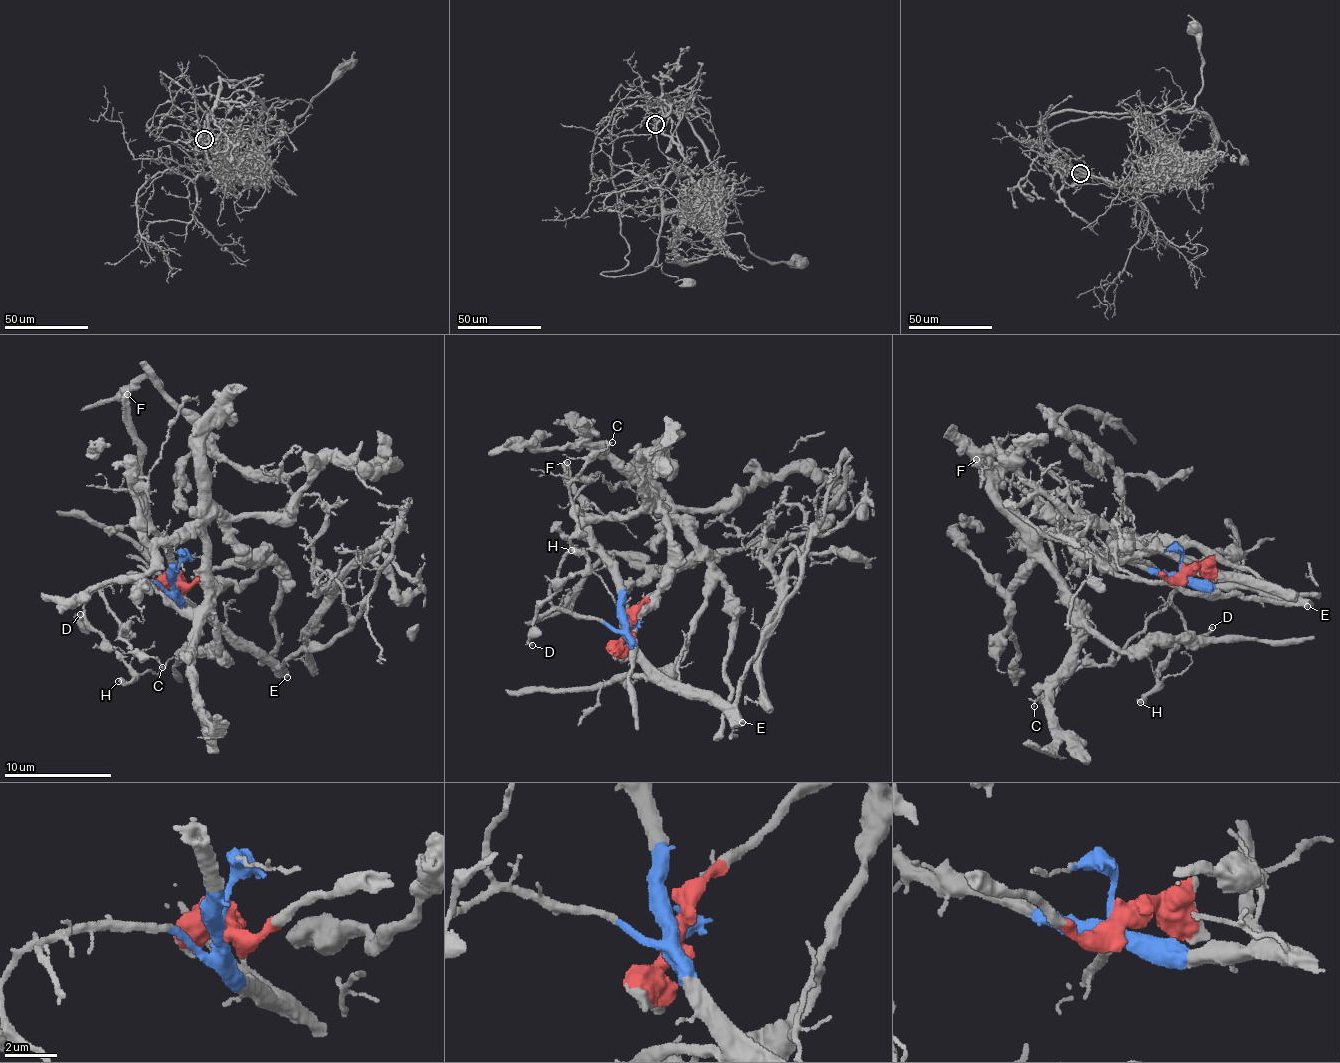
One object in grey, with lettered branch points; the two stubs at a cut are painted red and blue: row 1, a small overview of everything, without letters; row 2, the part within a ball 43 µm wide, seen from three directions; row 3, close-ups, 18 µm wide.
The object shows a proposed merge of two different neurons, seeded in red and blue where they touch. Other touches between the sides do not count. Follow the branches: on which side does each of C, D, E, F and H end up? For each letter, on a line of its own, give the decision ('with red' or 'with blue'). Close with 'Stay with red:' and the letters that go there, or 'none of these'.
C: with blue
D: with blue
E: with blue
F: with blue
H: with blue
Stay with red: none of these

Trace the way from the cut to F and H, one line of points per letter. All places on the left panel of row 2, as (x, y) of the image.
F: (175, 580), (164, 544), (149, 518), (143, 446), (132, 429), (128, 393)
H: (175, 580), (170, 588), (146, 581), (103, 584), (84, 606), (87, 625), (133, 673), (128, 682), (118, 681)

